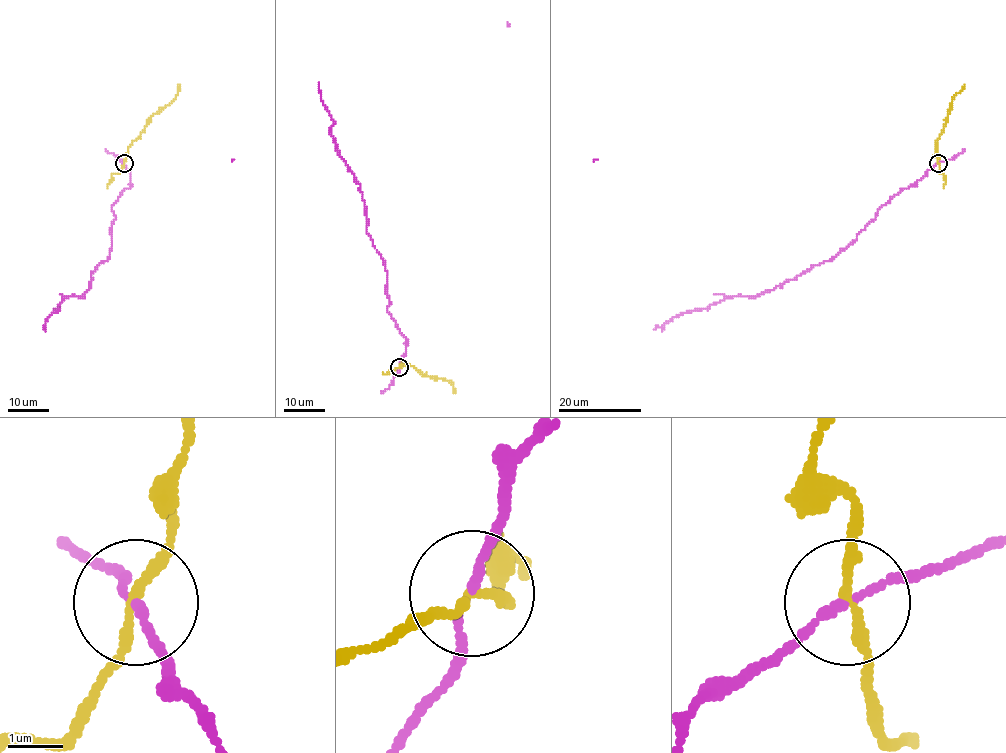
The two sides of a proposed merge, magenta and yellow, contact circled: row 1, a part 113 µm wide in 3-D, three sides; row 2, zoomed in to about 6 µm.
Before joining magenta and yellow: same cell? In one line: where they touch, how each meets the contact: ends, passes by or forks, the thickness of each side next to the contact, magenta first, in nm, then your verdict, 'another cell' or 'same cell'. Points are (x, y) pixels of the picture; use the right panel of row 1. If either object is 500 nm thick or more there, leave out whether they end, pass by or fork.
at (938, 163); magenta passes by; yellow passes by; 120 nm thick on the magenta side, 170 nm on the other; another cell

